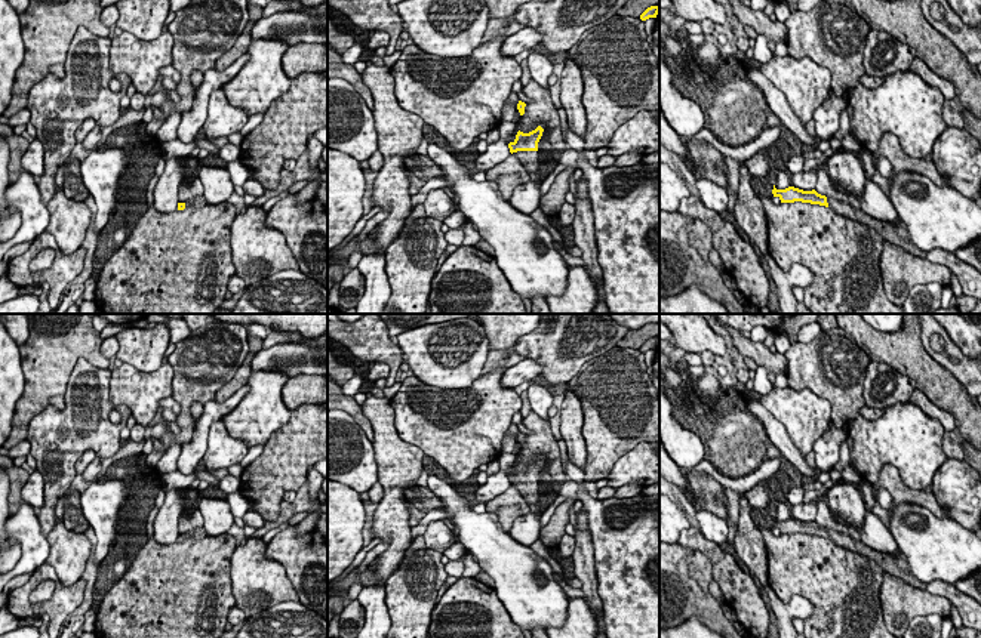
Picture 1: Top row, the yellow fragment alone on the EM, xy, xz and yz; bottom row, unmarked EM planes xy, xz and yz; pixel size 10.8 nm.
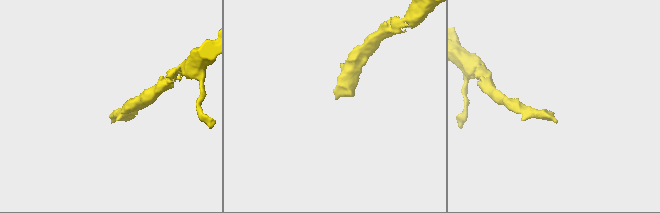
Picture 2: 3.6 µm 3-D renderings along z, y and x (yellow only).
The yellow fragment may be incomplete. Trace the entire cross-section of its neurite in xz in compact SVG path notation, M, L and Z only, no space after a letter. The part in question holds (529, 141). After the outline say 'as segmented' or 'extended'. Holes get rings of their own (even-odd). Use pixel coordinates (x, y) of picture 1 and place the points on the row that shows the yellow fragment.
M538 126L529 133L517 132L516 139L508 144L510 152L522 161L523 170L531 176L532 182L538 182L538 142L542 136L544 129Z; extended

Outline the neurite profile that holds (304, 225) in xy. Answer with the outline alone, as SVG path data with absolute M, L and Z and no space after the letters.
M290 194L268 210L265 226L280 231L299 271L327 289L327 206L319 198L299 203Z

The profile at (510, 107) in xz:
M513 93L507 98L504 107L502 107L502 121L513 121L516 113L517 113L517 104L519 104L517 93Z

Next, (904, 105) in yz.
M910 70L897 71L876 89L854 87L851 130L870 152L877 151L885 133L892 133L908 157L925 158L947 129L944 101L940 89L926 84L920 75Z

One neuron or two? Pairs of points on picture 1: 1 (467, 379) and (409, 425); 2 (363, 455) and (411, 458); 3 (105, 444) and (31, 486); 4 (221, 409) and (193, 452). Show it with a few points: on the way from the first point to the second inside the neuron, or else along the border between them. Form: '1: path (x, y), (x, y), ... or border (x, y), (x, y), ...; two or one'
1: border (480, 375), (463, 388), (437, 388), (420, 381); two
2: border (371, 441), (375, 450), (378, 481); two
3: border (36, 469), (43, 481), (43, 505), (39, 509); two
4: path (211, 418), (200, 430), (199, 441); one

